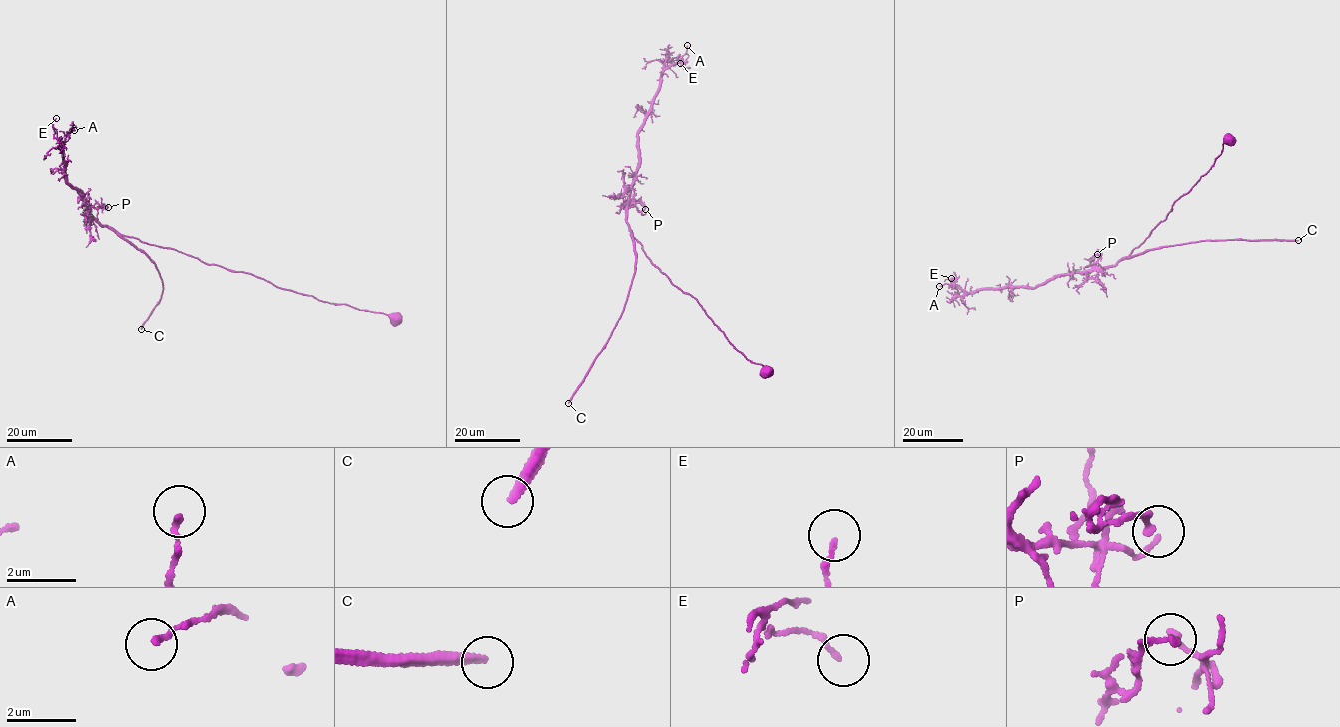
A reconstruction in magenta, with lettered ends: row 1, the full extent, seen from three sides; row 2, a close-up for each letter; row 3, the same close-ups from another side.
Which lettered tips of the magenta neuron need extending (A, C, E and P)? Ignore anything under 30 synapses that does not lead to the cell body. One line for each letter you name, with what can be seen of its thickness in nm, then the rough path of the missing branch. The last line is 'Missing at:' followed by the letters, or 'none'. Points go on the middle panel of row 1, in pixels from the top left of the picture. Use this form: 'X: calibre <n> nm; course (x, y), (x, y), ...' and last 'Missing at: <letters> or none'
C: calibre 280 nm
Missing at: C

